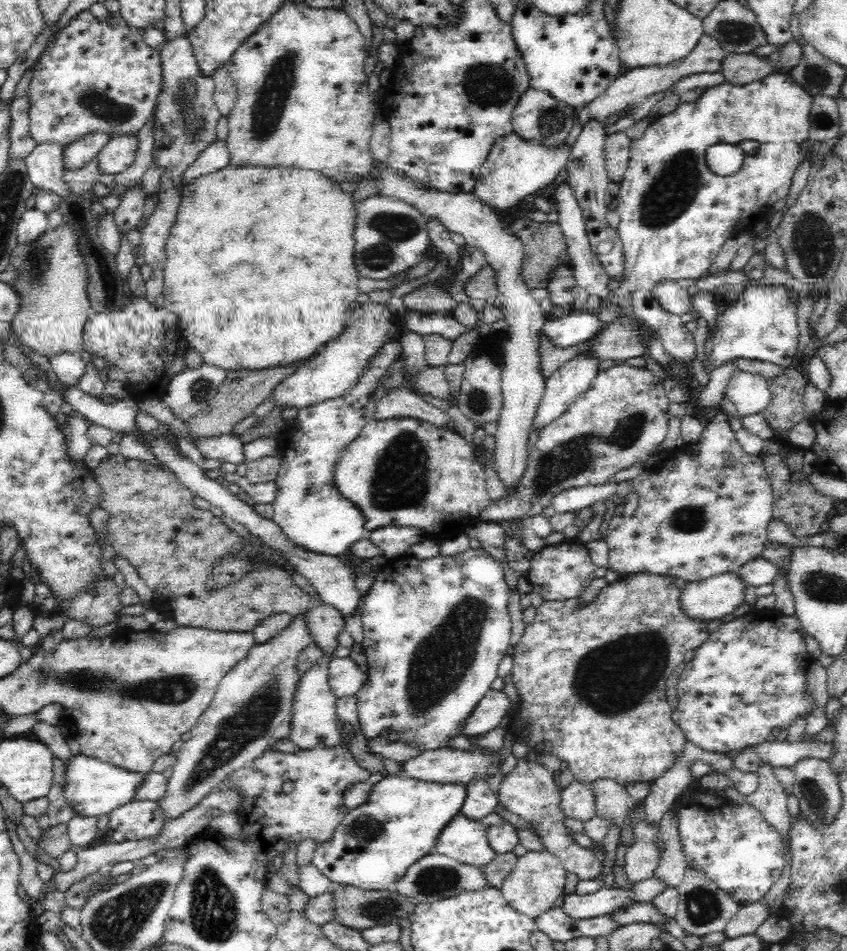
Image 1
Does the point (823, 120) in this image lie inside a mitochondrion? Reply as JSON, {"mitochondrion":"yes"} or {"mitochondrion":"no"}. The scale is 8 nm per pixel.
{"mitochondrion":"yes"}

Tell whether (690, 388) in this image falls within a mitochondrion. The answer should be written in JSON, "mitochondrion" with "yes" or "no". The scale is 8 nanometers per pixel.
{"mitochondrion":"no"}

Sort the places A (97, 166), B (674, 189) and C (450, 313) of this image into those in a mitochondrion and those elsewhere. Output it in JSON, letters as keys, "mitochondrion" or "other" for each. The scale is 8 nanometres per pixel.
{"A":"other","B":"mitochondrion","C":"other"}

